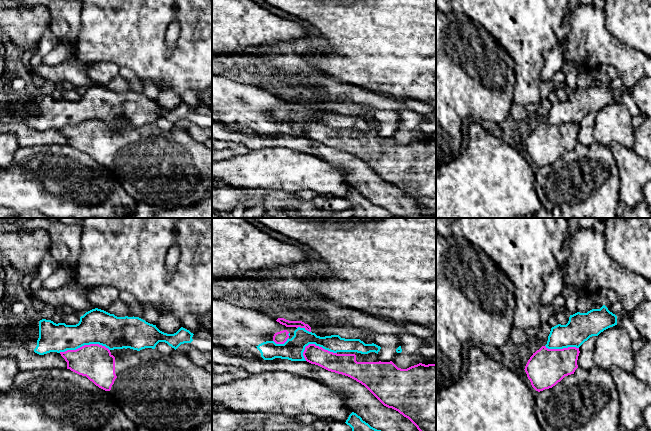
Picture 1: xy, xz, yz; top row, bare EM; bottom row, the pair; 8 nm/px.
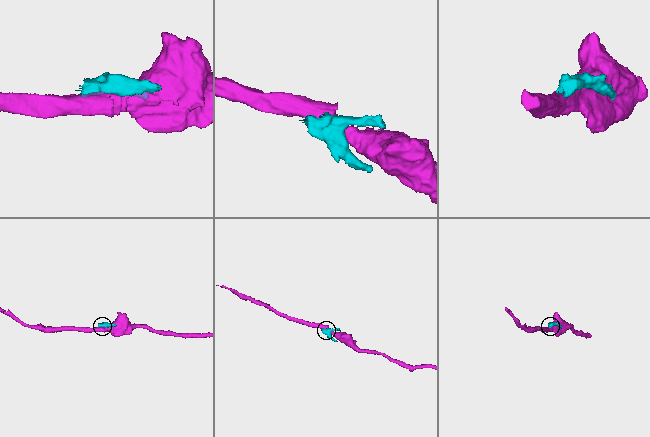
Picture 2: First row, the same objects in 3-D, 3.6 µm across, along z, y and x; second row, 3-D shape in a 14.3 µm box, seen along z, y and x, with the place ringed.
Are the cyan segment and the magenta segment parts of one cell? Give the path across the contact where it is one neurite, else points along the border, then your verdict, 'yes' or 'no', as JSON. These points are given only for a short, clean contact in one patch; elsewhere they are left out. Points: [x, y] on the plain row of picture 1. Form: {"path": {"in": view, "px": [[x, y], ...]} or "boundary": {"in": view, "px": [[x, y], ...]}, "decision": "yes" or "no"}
{"decision": "no"}

